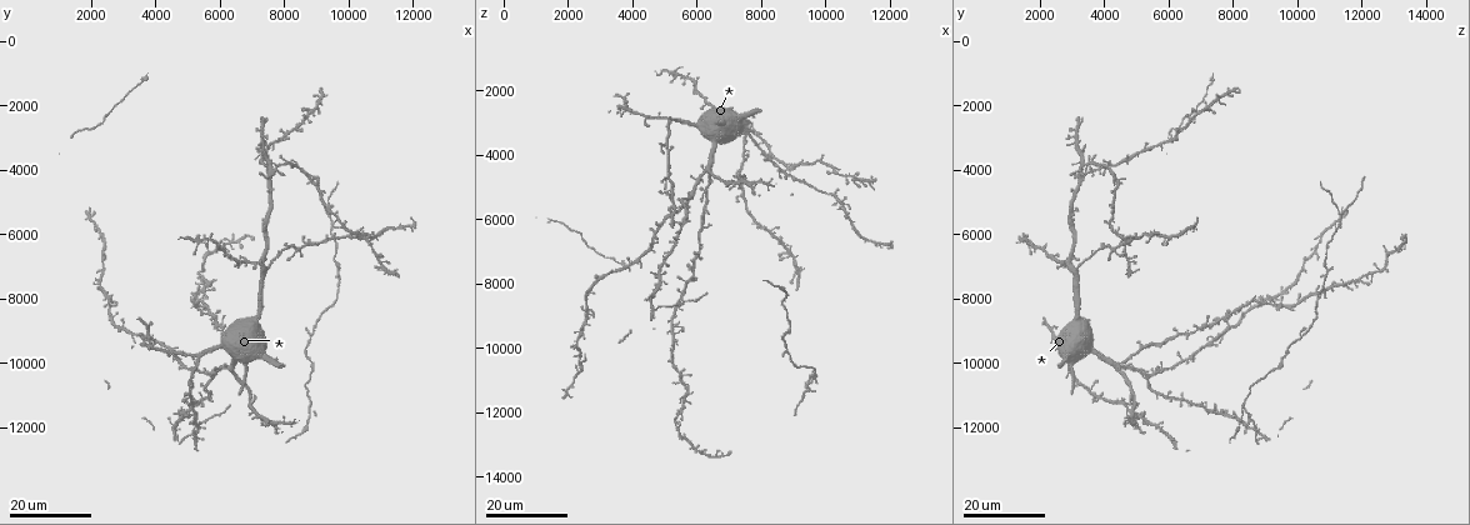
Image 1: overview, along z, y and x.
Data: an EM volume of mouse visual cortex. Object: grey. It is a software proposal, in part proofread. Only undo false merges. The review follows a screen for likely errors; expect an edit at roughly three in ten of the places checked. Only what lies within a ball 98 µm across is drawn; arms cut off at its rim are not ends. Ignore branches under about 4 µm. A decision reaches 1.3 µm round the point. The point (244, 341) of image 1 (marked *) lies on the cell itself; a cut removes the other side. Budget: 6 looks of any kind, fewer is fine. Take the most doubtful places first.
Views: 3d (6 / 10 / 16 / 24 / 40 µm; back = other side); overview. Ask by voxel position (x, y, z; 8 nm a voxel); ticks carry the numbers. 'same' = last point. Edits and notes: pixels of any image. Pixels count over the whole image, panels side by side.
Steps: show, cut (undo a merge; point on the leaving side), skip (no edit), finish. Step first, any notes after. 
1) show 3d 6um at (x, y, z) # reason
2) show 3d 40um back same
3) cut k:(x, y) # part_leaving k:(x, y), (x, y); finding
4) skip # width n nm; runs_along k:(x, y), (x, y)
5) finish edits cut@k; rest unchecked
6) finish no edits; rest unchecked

show 3d 16um at (9400, 5300, 11300) # a fork

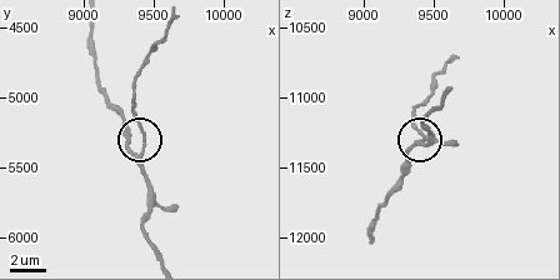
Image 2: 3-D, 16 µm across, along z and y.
show 3d 10um at (9380, 5400, 11320) # zoom in

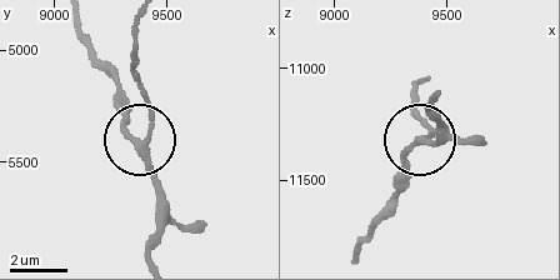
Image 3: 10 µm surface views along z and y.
skip # arms 3; runs_along 3:(150, 258), (155, 171), (145, 150), (140, 59); one cell here

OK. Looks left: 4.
show 3d 24um at (2200, 6100, 10800) # looks like a crossing

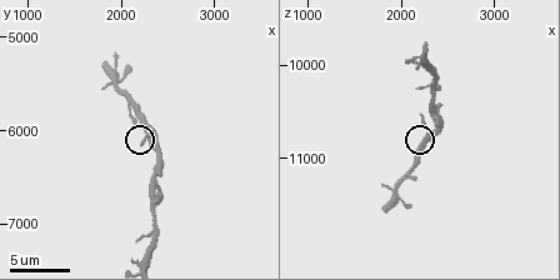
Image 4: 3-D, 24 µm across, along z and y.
show 3d 10um at (2250, 6050, 10700) # zoom in

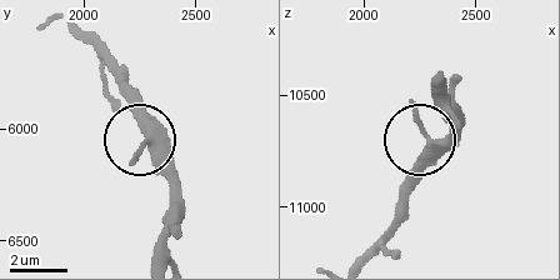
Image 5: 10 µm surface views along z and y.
skip # side_arm 10 um; one cell here

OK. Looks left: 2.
show 3d 24um at (9500, 8100, 10700) # calibre changes

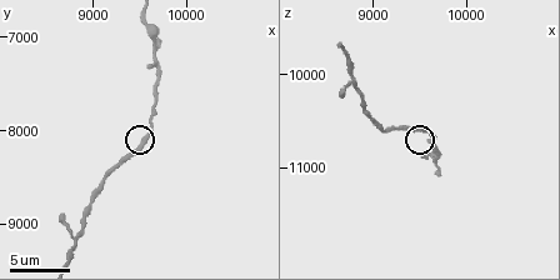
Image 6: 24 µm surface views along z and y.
show 3d 10um at (9550, 8150, 10600)

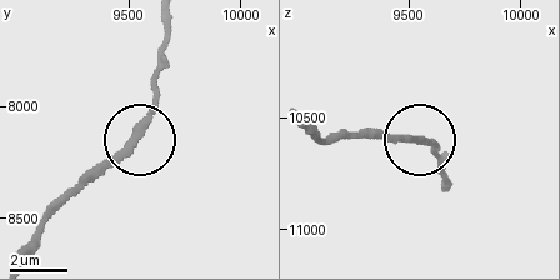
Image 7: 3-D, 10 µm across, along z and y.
skip # runs_along 7:(304, 120), (333, 141), (404, 135), (433, 141), (444, 156); all the same cell

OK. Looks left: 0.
finish no edits; rest unchecked

